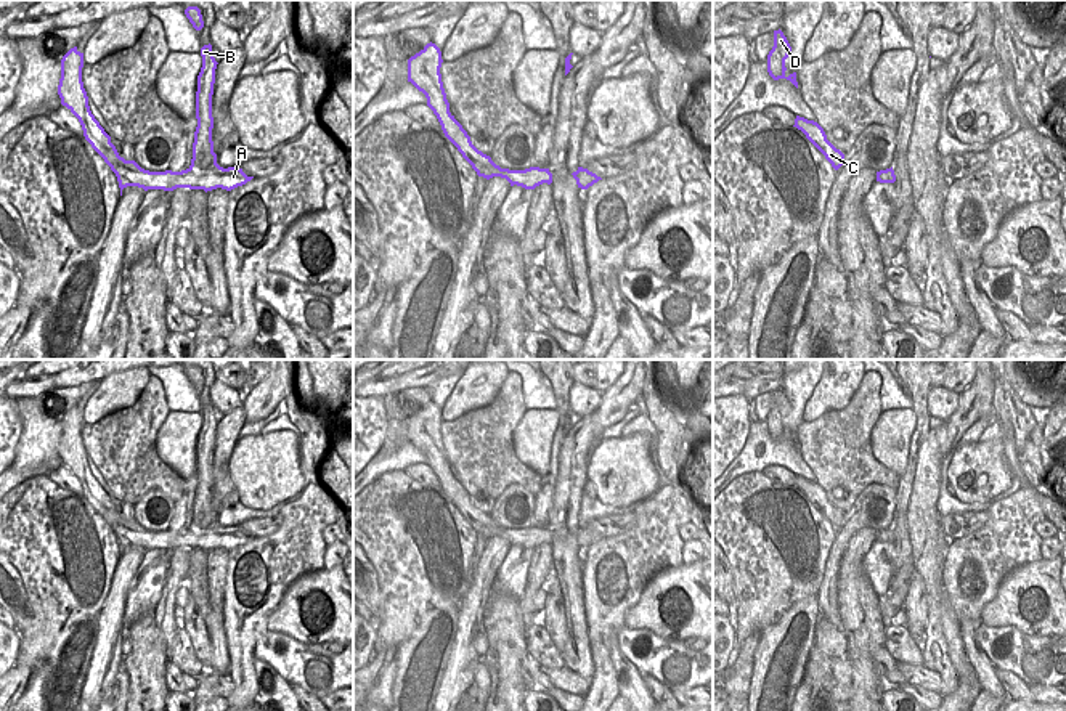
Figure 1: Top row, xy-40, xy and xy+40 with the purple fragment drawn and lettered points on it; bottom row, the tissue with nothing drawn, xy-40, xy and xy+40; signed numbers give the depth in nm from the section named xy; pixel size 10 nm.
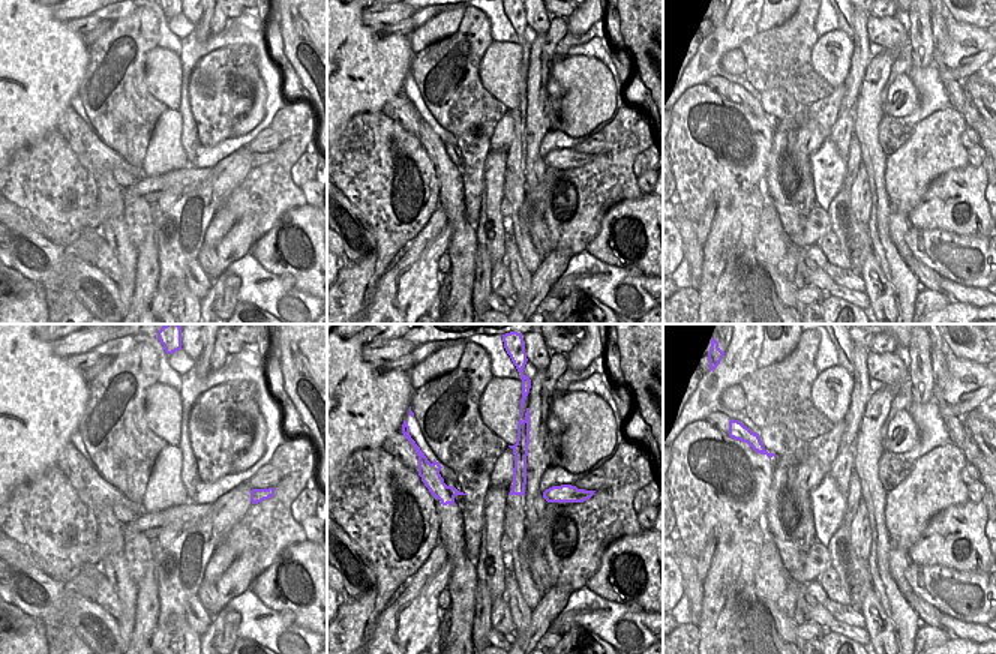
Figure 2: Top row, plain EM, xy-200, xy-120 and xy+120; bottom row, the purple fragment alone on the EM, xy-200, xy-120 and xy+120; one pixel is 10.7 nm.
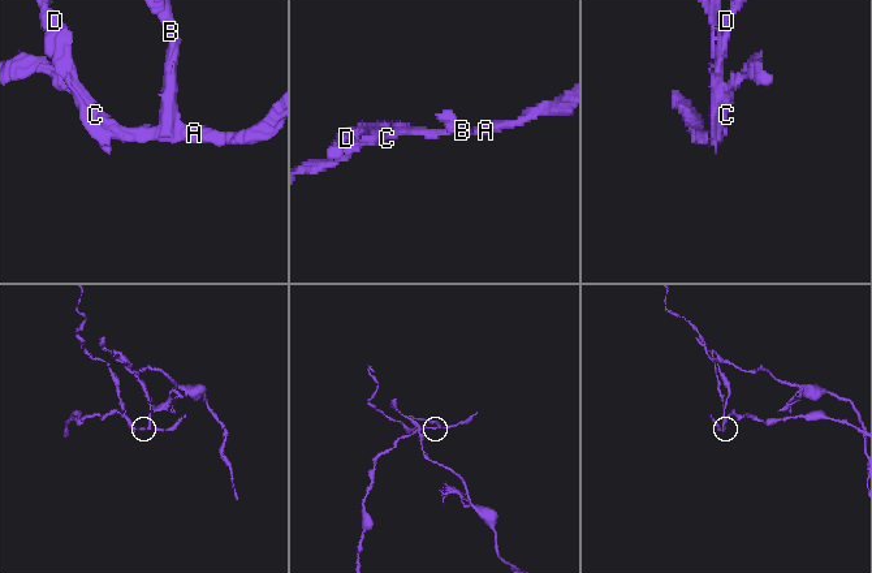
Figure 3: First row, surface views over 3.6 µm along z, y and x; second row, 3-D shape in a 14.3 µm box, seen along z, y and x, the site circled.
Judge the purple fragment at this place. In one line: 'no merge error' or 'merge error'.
merge error

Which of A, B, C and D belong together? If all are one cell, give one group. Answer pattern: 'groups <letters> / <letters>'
groups A / B C D

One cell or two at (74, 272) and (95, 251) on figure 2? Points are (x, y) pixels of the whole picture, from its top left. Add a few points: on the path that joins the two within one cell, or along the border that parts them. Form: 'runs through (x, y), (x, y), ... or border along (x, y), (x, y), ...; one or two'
border along (65, 246), (68, 252), (99, 267), (113, 281); two

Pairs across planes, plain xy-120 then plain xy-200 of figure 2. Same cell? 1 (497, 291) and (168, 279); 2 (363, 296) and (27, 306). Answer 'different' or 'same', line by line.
1: different
2: same

